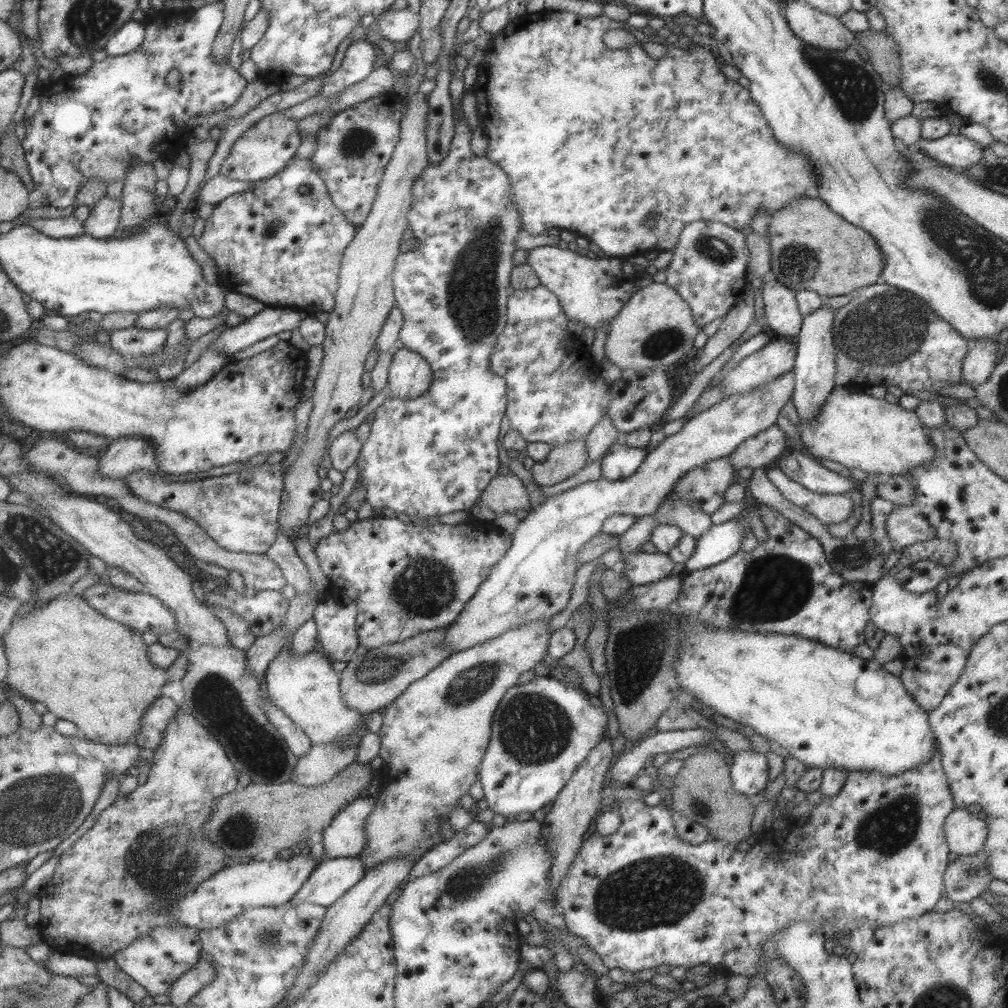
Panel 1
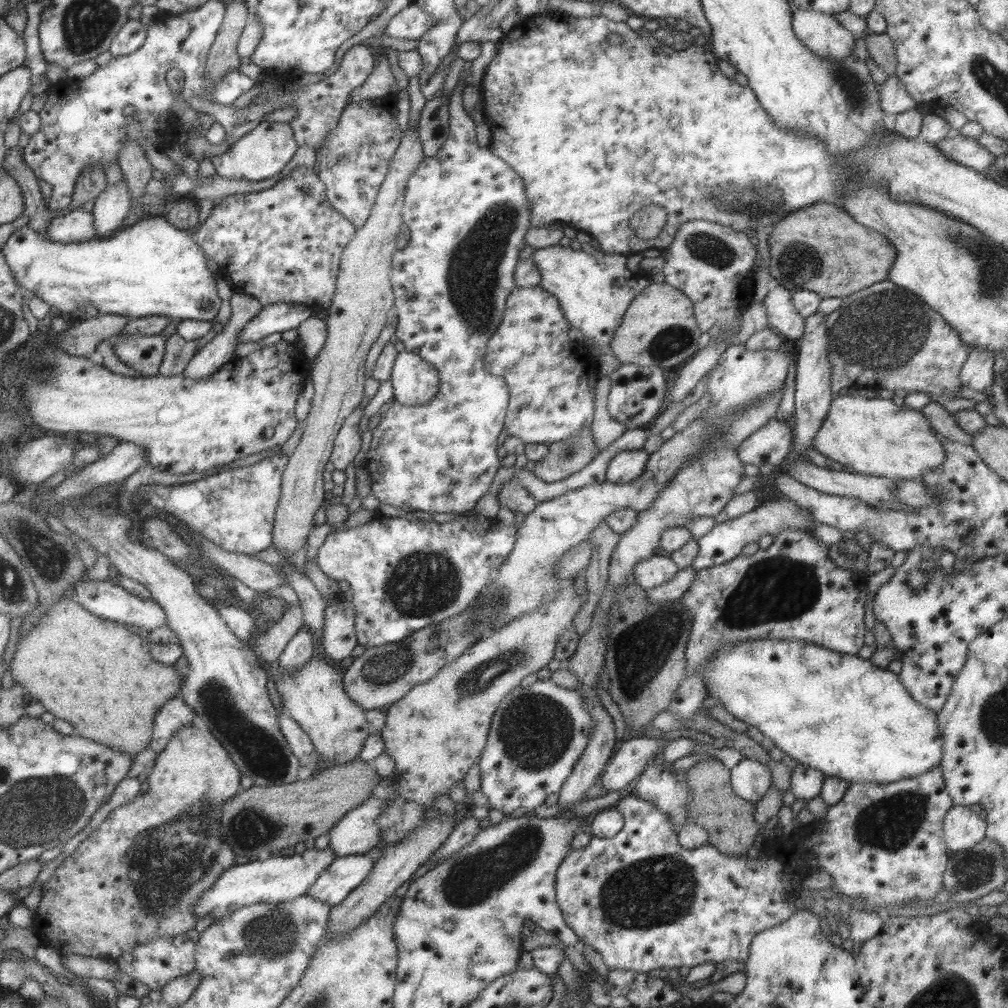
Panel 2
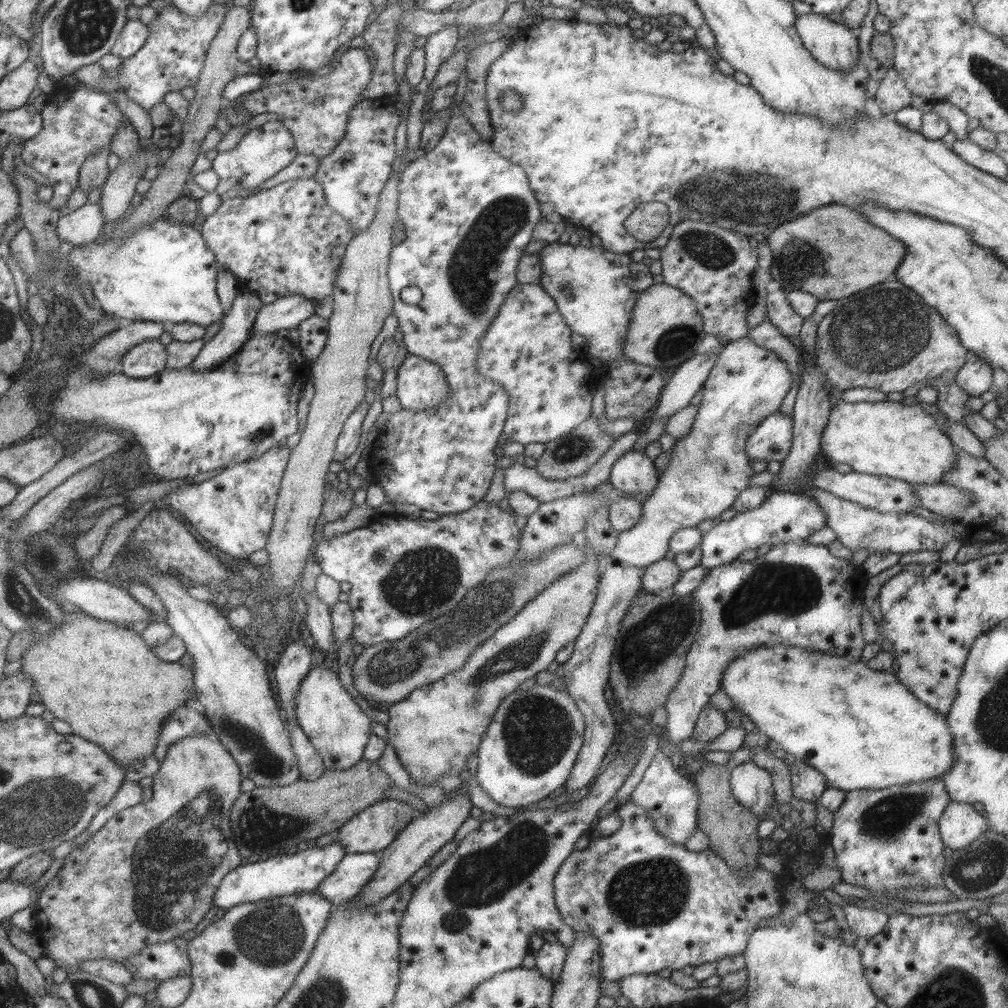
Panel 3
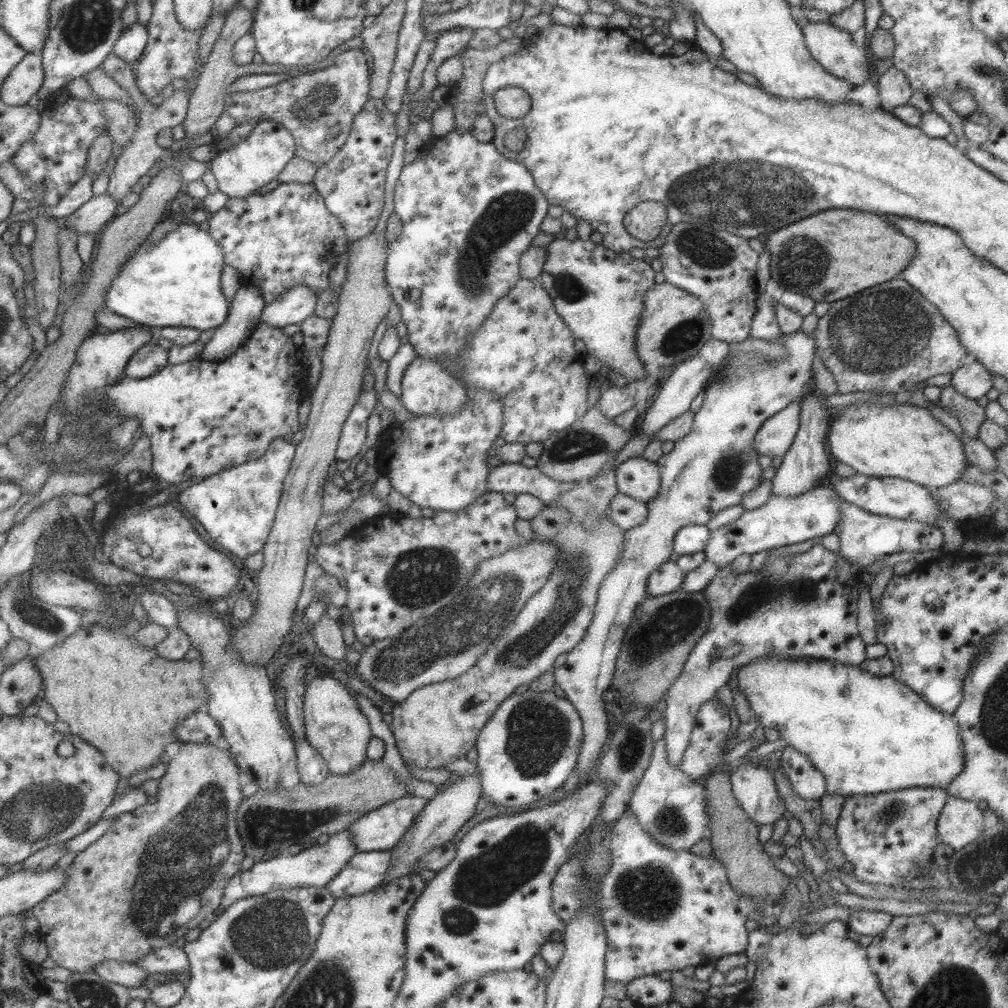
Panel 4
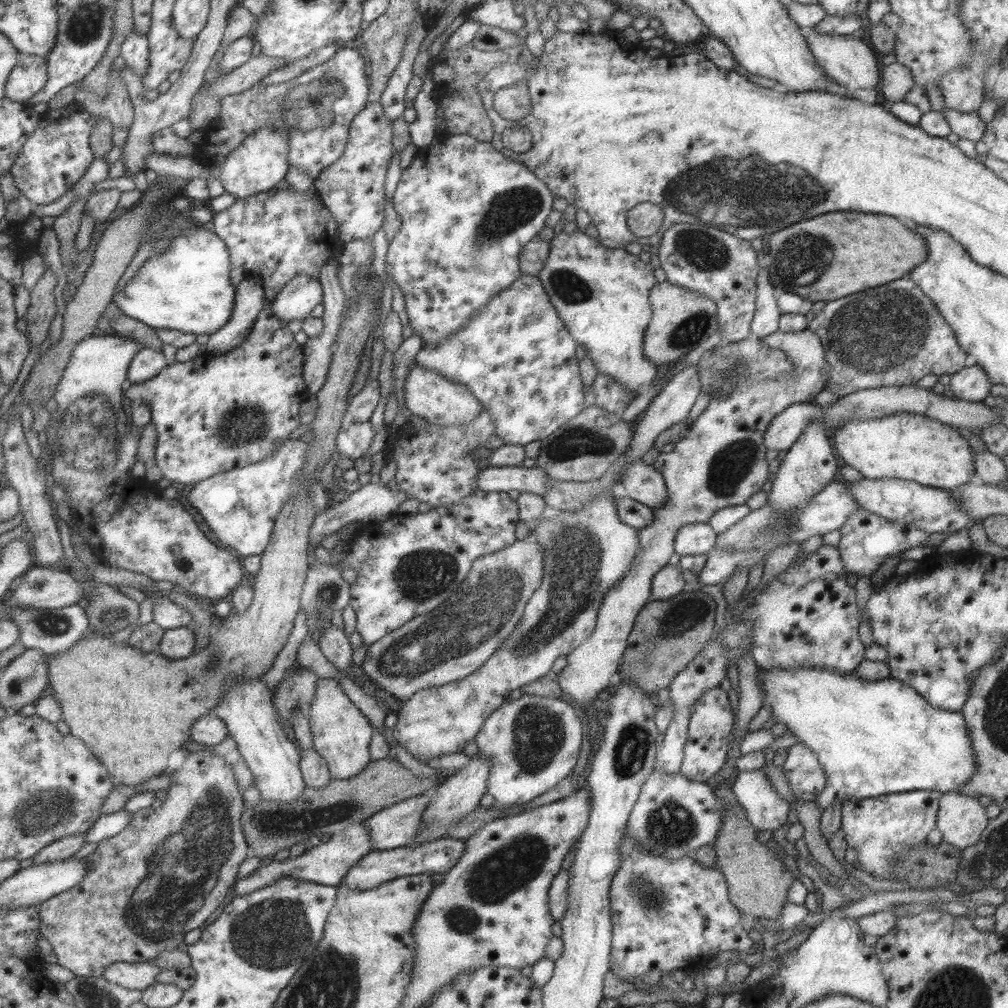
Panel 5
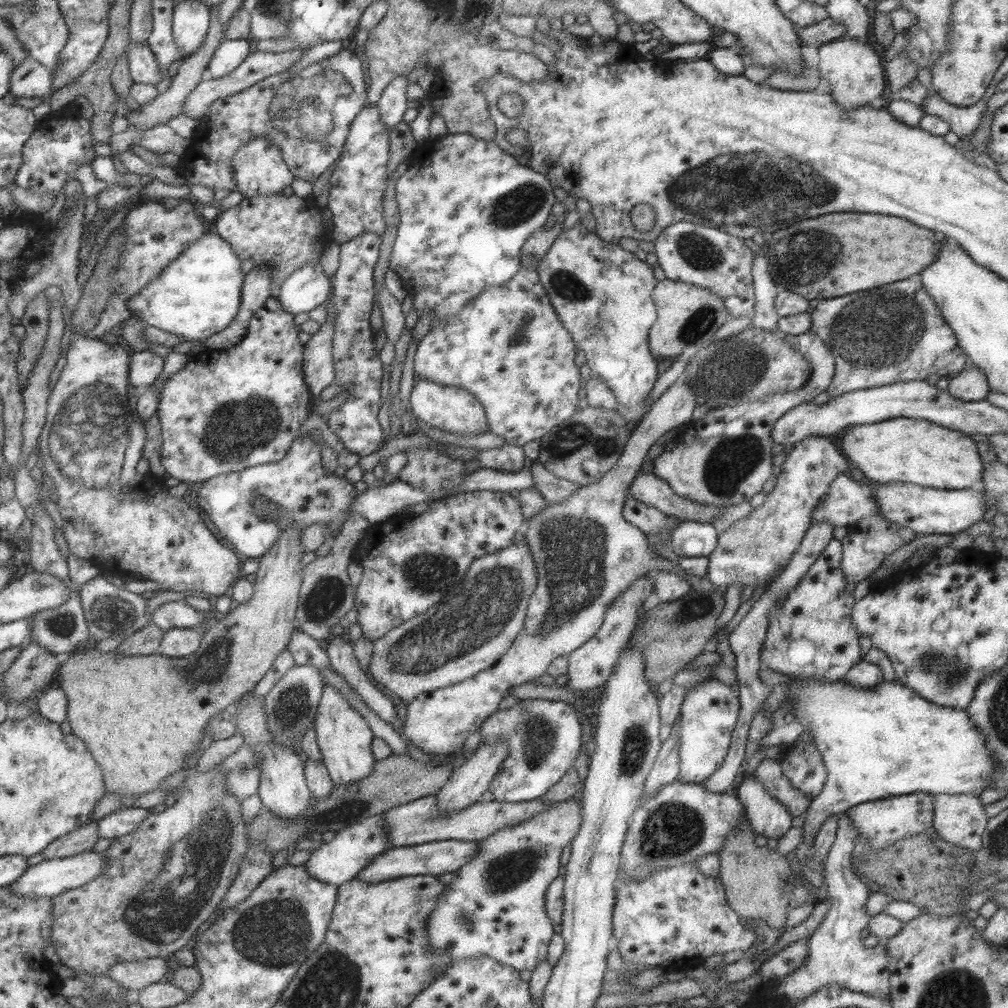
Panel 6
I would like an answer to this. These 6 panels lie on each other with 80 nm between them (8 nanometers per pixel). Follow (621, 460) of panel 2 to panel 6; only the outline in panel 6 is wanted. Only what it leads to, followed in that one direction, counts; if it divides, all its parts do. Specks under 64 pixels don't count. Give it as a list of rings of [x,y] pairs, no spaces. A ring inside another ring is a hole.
[[[637,471],[628,494],[647,506],[659,510],[676,522],[695,521],[713,524],[723,506],[705,506],[677,496],[669,485],[653,472]]]

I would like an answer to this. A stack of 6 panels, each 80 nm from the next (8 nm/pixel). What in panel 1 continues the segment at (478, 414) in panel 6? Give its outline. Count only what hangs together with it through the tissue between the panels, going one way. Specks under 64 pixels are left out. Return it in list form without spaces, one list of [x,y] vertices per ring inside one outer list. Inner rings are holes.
[[[405,346],[399,348],[392,354],[388,368],[390,398],[409,400],[419,396],[429,386],[432,373],[422,356]]]

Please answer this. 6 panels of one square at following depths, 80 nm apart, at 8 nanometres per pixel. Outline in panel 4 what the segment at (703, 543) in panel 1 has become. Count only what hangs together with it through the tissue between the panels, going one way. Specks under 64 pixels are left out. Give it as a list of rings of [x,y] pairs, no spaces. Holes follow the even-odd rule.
[[[819,486],[813,487],[810,491],[801,493],[797,496],[784,497],[777,495],[770,495],[769,500],[760,508],[754,510],[747,510],[735,520],[717,530],[711,530],[709,532],[709,540],[703,548],[704,560],[711,562],[717,567],[725,567],[730,565],[734,558],[737,558],[740,554],[755,554],[764,550],[778,549],[781,546],[792,545],[801,543],[814,537],[823,537],[833,532],[833,528],[837,526],[837,505],[839,505],[841,499],[839,495],[832,489],[831,486]]]

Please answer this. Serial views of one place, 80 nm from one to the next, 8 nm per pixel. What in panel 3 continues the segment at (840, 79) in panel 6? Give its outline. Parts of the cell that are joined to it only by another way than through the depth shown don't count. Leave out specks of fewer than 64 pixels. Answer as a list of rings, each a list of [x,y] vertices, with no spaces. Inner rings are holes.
[[[815,13],[800,15],[795,31],[811,57],[837,72],[853,70],[859,60],[859,46],[851,30]]]

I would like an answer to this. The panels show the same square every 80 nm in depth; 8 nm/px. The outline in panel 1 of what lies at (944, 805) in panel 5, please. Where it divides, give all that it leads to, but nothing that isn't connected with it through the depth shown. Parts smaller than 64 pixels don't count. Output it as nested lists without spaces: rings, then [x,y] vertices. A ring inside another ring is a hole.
[[[968,808],[953,809],[944,820],[944,837],[952,857],[975,854],[984,846],[987,834],[986,821],[981,820]]]

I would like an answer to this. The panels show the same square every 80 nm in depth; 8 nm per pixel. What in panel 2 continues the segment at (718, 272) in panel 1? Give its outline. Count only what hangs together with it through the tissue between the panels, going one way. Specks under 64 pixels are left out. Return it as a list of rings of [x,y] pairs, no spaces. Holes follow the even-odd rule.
[[[690,220],[684,222],[678,229],[677,232],[674,234],[674,239],[671,241],[671,244],[662,252],[666,254],[665,264],[663,261],[661,271],[664,274],[664,282],[667,283],[669,286],[676,288],[679,292],[682,292],[686,298],[693,303],[693,312],[694,312],[694,319],[696,320],[697,326],[701,332],[707,332],[713,324],[719,325],[720,330],[723,329],[733,329],[736,333],[739,330],[739,324],[741,323],[741,312],[749,305],[752,301],[751,297],[751,279],[754,276],[752,272],[752,264],[754,258],[756,257],[756,249],[750,243],[748,239],[749,233],[744,231],[736,231],[729,227],[723,226],[719,223],[712,223],[705,220]]]

